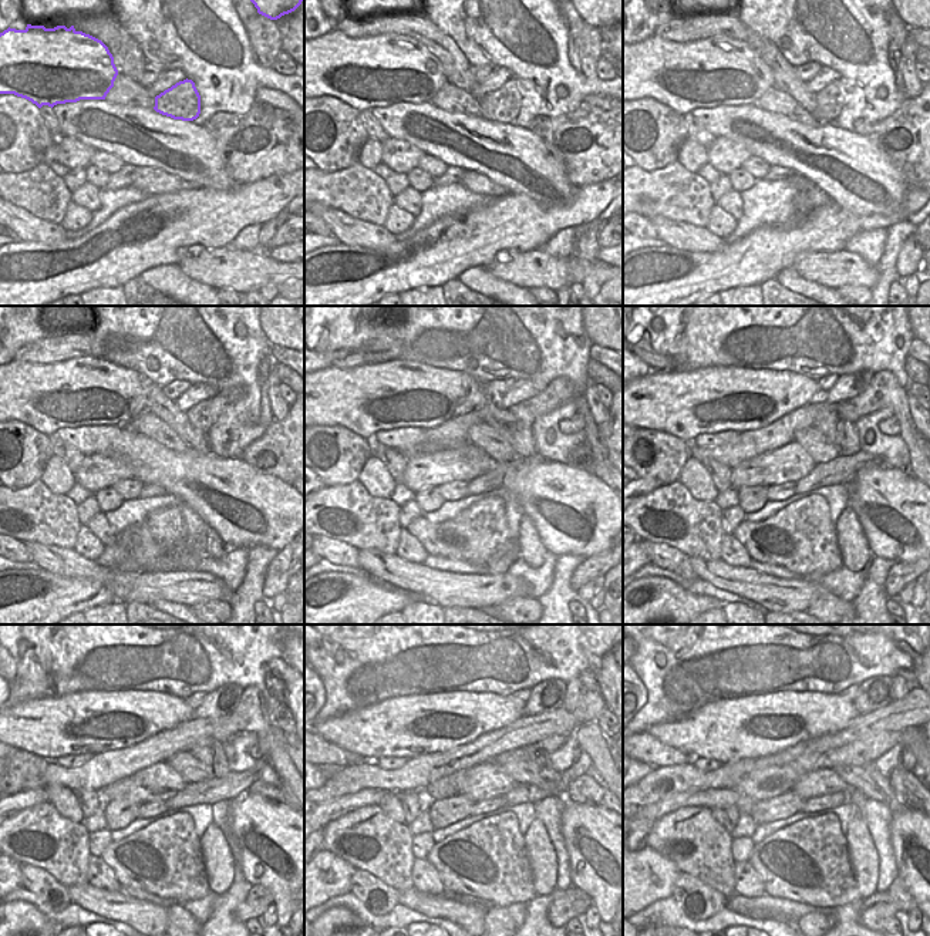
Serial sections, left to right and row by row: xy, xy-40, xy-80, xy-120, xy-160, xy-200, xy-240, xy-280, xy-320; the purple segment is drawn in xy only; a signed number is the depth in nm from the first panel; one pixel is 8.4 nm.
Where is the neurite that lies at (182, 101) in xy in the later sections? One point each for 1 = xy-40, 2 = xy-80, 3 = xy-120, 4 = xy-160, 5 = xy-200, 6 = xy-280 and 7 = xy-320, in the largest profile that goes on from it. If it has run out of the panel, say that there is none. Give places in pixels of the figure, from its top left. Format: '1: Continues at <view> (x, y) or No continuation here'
1: Continues at xy-40 (502, 105)
2: Continues at xy-80 (831, 98)
3: Continues at xy-120 (202, 416)
4: Continues at xy-160 (560, 390)
5: Continues at xy-200 (885, 391)
6: Continues at xy-280 (576, 690)
7: Continues at xy-320 (900, 687).

